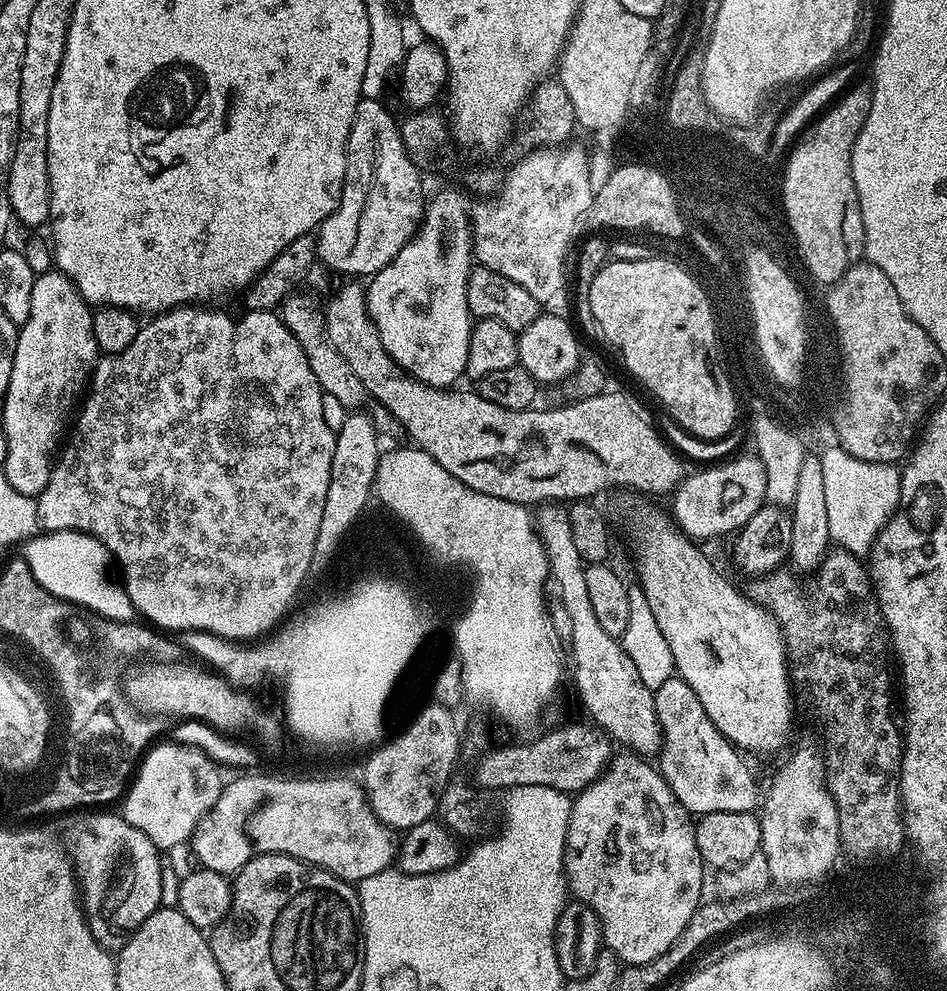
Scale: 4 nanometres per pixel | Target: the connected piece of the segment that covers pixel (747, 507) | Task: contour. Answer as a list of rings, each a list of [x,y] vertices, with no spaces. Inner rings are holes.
[[[737,455],[723,462],[704,466],[701,472],[685,475],[671,493],[672,512],[670,516],[685,536],[696,542],[712,540],[715,536],[735,534],[744,527],[759,508],[766,504],[766,470],[759,456]],[[737,459],[737,460],[736,460]]]

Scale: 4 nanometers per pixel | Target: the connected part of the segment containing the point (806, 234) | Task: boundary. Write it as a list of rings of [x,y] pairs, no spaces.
[[[853,83],[829,107],[816,116],[802,132],[802,143],[796,150],[796,155],[789,164],[787,182],[787,203],[789,216],[798,235],[798,243],[803,248],[800,260],[808,267],[808,272],[816,280],[821,280],[824,286],[830,286],[851,264],[857,263],[864,256],[864,223],[862,210],[858,202],[858,190],[854,186],[852,173],[852,151],[854,142],[870,114],[872,89],[867,83]]]

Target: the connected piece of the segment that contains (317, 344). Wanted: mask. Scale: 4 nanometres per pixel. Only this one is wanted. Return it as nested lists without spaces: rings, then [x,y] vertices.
[[[291,294],[284,299],[284,303],[280,305],[278,309],[278,315],[280,321],[285,324],[286,327],[290,330],[290,334],[294,334],[294,338],[298,338],[298,346],[302,346],[302,354],[306,354],[306,362],[310,362],[310,370],[314,370],[314,378],[318,378],[318,386],[320,387],[321,392],[324,394],[334,394],[334,398],[338,398],[338,402],[342,402],[342,406],[345,410],[360,410],[365,406],[364,403],[369,403],[370,397],[368,391],[362,386],[362,382],[358,382],[358,377],[350,370],[350,365],[346,362],[346,358],[342,358],[342,354],[338,354],[338,350],[334,350],[334,346],[328,340],[328,334],[324,331],[324,313],[318,307],[316,309],[315,304],[312,302],[311,298],[308,296],[298,296],[299,294]]]

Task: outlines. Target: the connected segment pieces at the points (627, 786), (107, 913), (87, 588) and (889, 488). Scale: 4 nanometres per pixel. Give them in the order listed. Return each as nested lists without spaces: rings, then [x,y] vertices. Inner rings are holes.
[[[624,750],[621,753],[621,756],[620,753],[613,755],[602,775],[572,800],[572,813],[568,823],[566,850],[564,851],[564,879],[568,882],[569,893],[579,903],[590,906],[590,910],[594,910],[594,914],[598,914],[598,922],[604,935],[603,943],[606,945],[607,951],[613,952],[625,965],[636,965],[654,962],[659,955],[670,949],[671,944],[685,929],[691,915],[702,903],[700,891],[704,888],[706,865],[699,854],[698,843],[695,841],[696,825],[693,817],[678,802],[678,798],[670,790],[664,777],[660,775],[659,767],[655,763],[649,762],[645,757],[636,755],[635,752]]]
[[[100,810],[97,816],[88,816],[72,828],[72,837],[66,840],[66,851],[71,859],[82,901],[88,929],[97,940],[109,942],[119,932],[131,934],[161,907],[162,852],[142,830],[130,826],[123,815],[111,816]]]
[[[78,531],[44,532],[27,541],[23,545],[22,551],[24,551],[22,552],[22,558],[30,566],[35,580],[42,584],[52,595],[74,606],[80,604],[96,612],[97,617],[101,619],[126,621],[128,623],[135,619],[137,610],[130,602],[129,594],[125,591],[123,583],[120,583],[117,579],[115,581],[110,574],[112,559],[109,552],[92,535]]]
[[[839,446],[821,451],[819,458],[831,539],[847,552],[853,552],[861,558],[867,557],[872,551],[872,541],[875,540],[877,532],[900,507],[901,469],[854,458]]]

